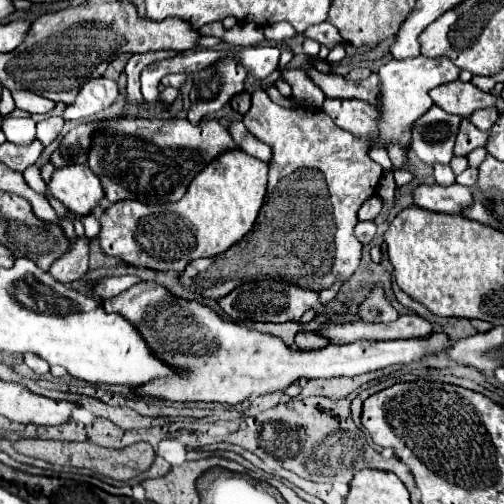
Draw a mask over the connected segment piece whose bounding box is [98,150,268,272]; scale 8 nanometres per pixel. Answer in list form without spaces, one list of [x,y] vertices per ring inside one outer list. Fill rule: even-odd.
[[[242,150],[222,152],[192,180],[182,200],[154,206],[154,214],[152,206],[136,200],[110,204],[100,216],[100,248],[106,256],[130,266],[182,272],[196,258],[222,254],[252,228],[266,194],[266,182],[266,162]]]

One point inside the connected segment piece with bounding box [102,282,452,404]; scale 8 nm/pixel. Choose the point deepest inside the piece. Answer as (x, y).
(225, 362)

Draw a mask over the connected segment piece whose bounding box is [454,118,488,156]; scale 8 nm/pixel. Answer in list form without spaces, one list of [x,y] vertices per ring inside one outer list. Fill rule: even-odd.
[[[468,118],[462,120],[460,124],[460,132],[456,136],[456,146],[454,146],[454,154],[456,156],[468,156],[474,148],[478,146],[486,146],[488,140],[488,132],[480,132],[476,130]]]

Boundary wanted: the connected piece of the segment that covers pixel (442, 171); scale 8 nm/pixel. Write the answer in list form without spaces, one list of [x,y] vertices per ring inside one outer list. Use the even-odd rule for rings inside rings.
[[[436,164],[434,166],[434,178],[436,178],[436,184],[444,184],[444,186],[448,186],[448,184],[454,184],[454,172],[450,170],[450,166],[440,166],[440,164]]]

